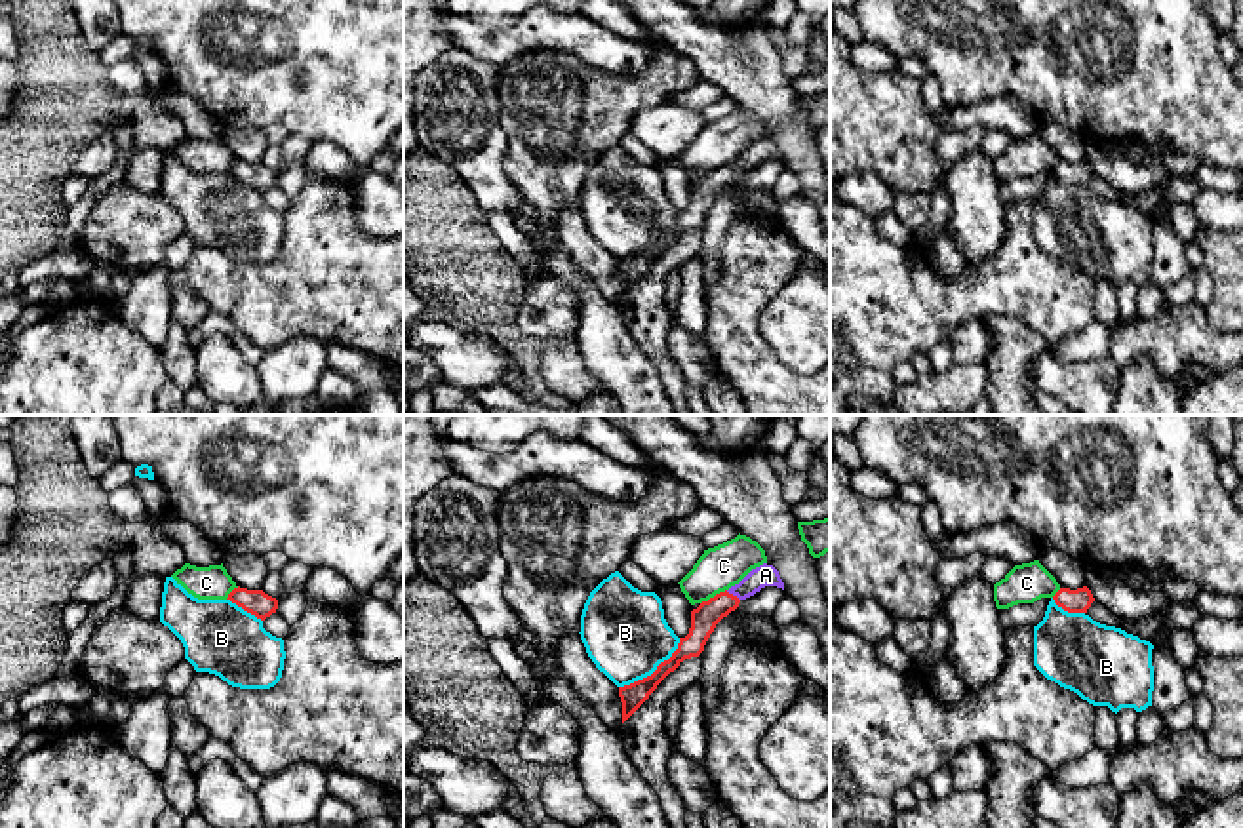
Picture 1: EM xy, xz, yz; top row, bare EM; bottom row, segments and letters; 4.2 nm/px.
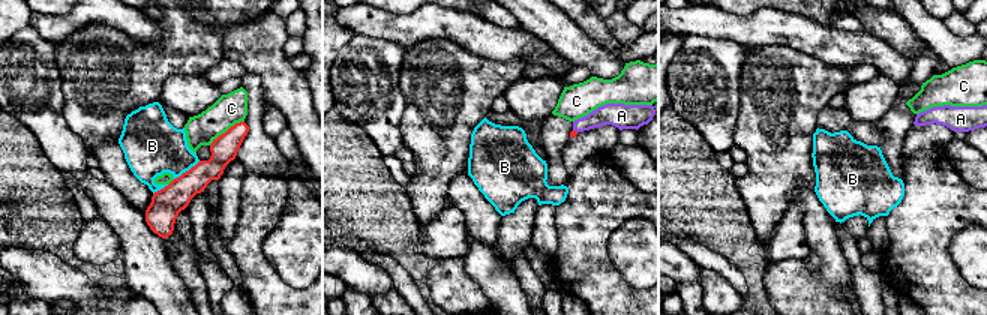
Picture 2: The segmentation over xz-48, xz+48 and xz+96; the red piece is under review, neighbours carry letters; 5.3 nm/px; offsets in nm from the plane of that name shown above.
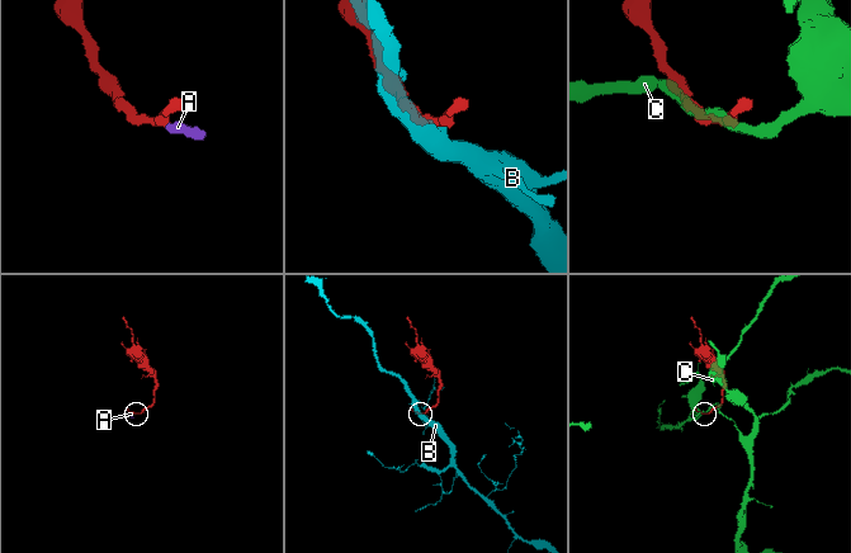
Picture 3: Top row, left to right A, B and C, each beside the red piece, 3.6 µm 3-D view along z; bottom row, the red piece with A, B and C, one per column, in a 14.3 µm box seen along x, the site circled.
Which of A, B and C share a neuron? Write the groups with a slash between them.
A / B / C

